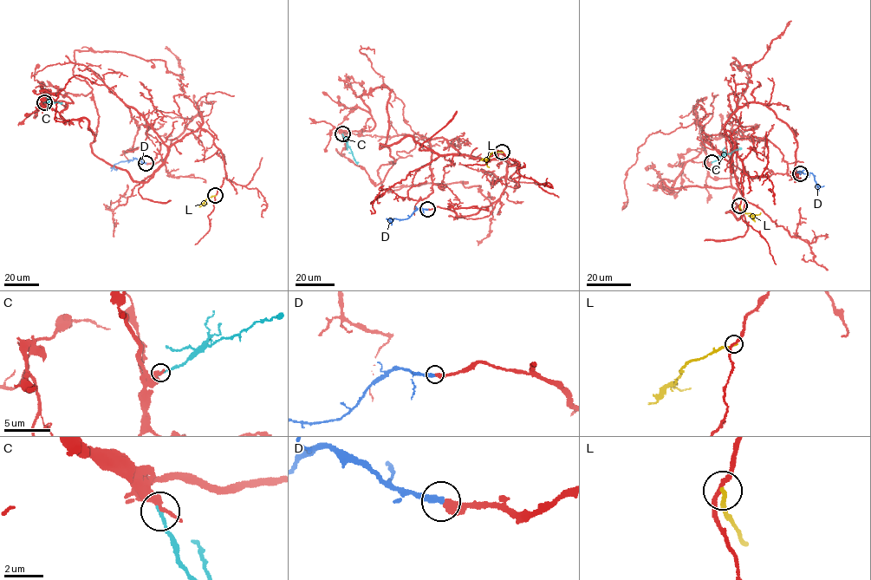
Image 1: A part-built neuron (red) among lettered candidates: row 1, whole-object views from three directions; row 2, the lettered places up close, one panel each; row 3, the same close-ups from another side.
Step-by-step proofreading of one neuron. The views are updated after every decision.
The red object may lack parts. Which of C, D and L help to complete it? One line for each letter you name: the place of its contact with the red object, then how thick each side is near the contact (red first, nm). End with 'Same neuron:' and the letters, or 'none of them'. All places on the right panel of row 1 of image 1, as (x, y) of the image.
D: (800, 173) | 400/320 nm
Same neuron: D

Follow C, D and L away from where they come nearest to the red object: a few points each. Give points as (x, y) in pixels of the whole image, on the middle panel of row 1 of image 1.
C: (342, 134), (354, 160), (358, 162)
D: (427, 209), (420, 207), (407, 218), (393, 219)
L: (502, 152), (490, 154), (486, 163), (489, 167)

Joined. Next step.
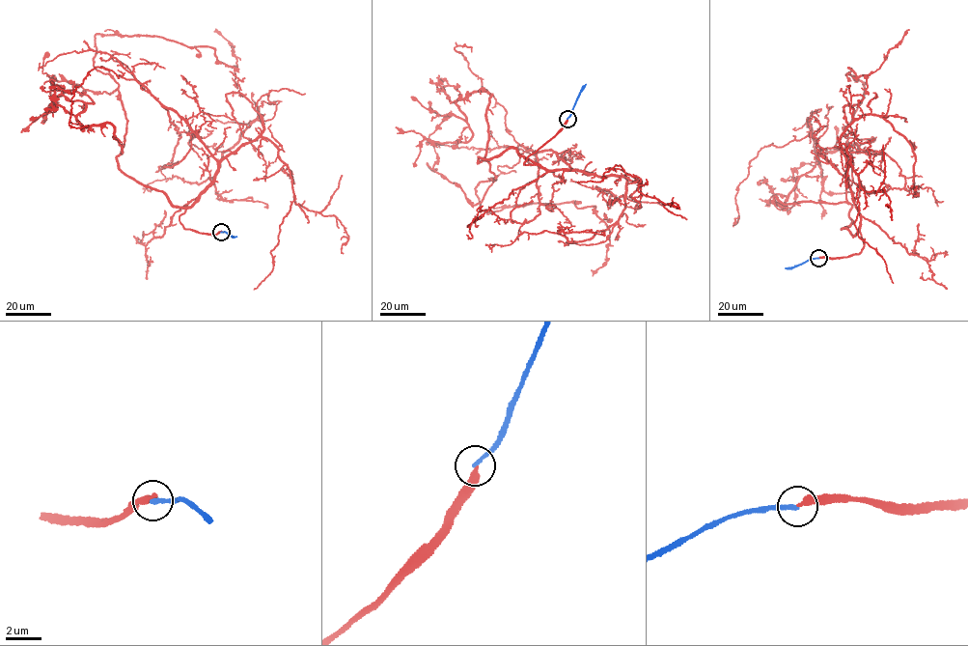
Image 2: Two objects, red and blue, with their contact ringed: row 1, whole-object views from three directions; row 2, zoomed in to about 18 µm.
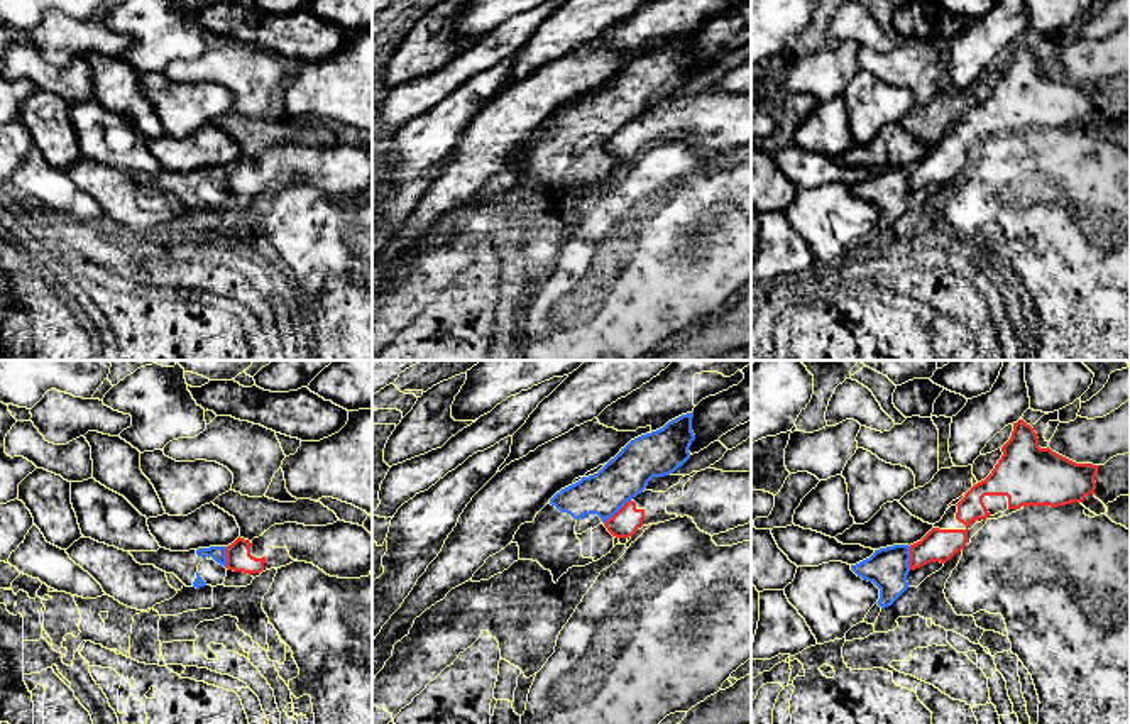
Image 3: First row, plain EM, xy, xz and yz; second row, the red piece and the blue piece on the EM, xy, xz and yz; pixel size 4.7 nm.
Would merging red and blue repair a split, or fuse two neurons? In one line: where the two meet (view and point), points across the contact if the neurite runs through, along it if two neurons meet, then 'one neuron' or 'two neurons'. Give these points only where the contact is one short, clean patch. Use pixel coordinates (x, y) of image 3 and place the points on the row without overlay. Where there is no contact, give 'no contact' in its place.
contact xz (618, 132); border xz (630, 120), (604, 144); two neurons

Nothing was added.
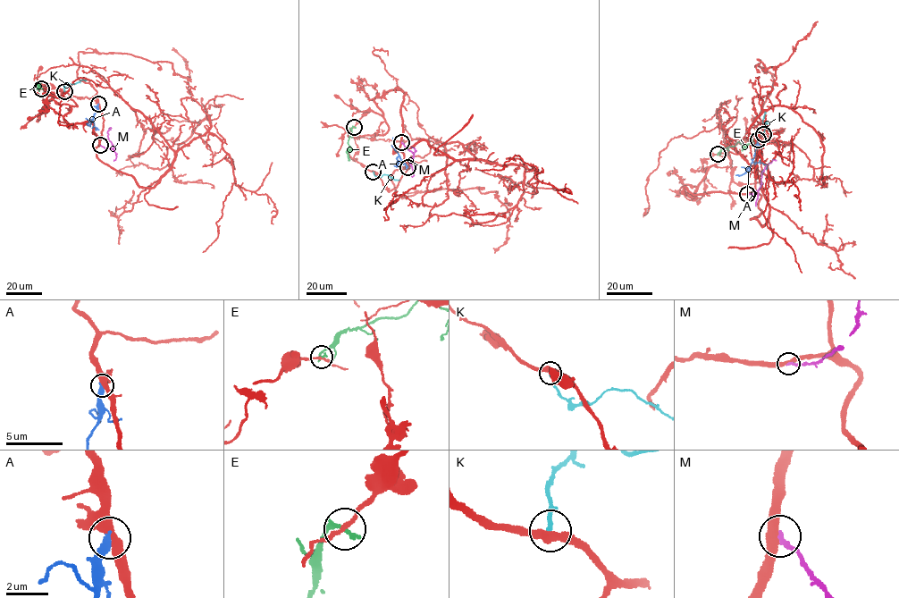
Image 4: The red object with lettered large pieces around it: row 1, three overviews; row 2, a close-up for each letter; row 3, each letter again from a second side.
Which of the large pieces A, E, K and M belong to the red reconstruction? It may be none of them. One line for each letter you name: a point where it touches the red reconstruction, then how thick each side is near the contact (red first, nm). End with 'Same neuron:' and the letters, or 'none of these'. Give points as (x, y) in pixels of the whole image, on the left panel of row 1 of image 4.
Same neuron: none of these

